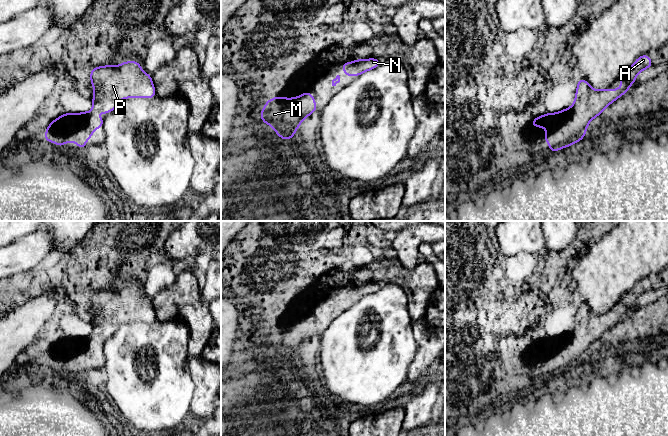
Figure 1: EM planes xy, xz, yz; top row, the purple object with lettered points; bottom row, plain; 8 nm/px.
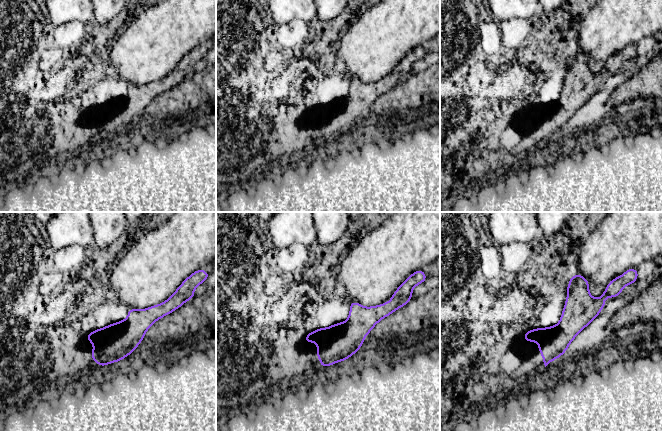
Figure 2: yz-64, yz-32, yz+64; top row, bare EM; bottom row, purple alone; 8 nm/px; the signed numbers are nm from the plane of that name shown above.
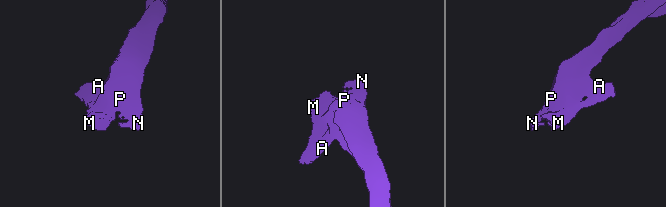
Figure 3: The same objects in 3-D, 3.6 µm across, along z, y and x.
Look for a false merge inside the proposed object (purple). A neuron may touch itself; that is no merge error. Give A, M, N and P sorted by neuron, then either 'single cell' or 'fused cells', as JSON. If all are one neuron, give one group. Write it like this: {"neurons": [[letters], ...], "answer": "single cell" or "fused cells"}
{"neurons": [["A", "N", "P"], ["M"]], "answer": "fused cells"}

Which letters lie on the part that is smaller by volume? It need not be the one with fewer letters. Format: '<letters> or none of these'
M

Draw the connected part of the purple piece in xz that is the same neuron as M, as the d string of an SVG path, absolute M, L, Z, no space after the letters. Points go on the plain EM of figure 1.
M277 320L267 324L260 335L260 343L270 349L282 364L290 364L294 358L292 350L284 346L284 335L291 325L292 322Z

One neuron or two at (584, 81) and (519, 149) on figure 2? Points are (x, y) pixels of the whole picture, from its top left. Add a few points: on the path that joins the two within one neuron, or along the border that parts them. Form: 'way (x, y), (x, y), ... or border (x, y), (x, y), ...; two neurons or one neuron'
way (570, 100), (567, 109), (538, 136); one neuron

